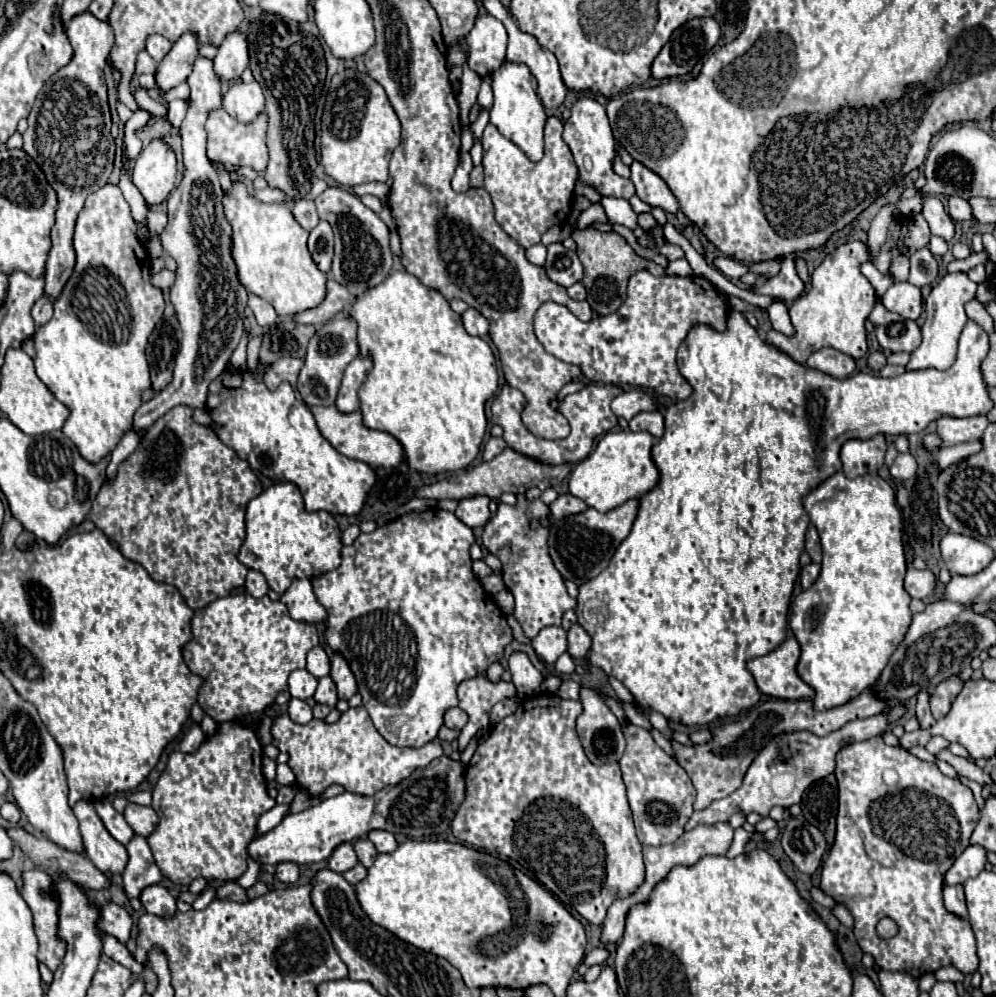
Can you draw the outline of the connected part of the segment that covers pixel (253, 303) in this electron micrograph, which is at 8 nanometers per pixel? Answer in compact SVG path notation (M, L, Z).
M250 294L248 306L252 308L252 312L254 312L254 316L256 316L256 322L258 322L260 326L270 326L270 324L276 320L276 310L274 310L268 302L264 302L262 298Z

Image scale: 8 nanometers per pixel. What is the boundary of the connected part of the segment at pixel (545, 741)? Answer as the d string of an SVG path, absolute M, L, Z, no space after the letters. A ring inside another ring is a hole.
M540 694L538 698L522 700L514 714L510 714L502 722L498 722L492 728L490 738L484 740L476 748L472 760L466 766L466 788L468 788L466 790L466 802L462 802L454 822L452 822L452 832L458 840L462 840L466 844L472 844L478 850L496 852L496 854L502 854L502 856L508 856L508 858L516 860L528 876L536 878L542 886L546 886L564 906L568 906L568 902L570 902L570 906L584 920L588 920L590 924L602 924L604 918L606 918L606 910L614 900L628 898L642 886L642 882L644 882L644 862L642 862L642 846L640 846L640 842L636 838L636 832L634 832L632 814L630 814L630 806L628 806L628 800L626 800L626 786L622 782L620 766L616 762L612 762L610 766L594 766L586 758L584 748L580 744L580 738L576 734L576 718L580 714L582 714L582 704L580 702L564 700L564 698L558 698L554 694Z

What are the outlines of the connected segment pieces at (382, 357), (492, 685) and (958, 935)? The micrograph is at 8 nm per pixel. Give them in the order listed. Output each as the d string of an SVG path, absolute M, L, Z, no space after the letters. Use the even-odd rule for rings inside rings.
M394 272L386 278L386 282L374 286L374 290L368 290L364 298L358 298L352 306L352 312L350 316L358 322L358 346L360 346L360 354L372 354L372 370L366 378L366 382L360 386L358 390L358 396L360 396L360 410L362 410L362 416L364 416L364 426L366 428L372 428L372 430L382 430L382 432L388 432L392 434L404 448L404 462L416 470L416 472L424 472L424 474L438 474L438 472L454 472L454 470L462 470L466 468L478 454L480 450L480 444L482 444L482 438L486 434L486 426L488 426L488 420L486 420L486 400L494 396L494 392L498 390L498 372L496 372L496 360L494 360L494 354L490 350L490 346L478 338L478 336L470 336L466 334L466 330L462 328L462 320L460 320L460 314L456 314L450 306L448 306L448 300L436 292L436 290L430 290L426 286L422 286L418 282L418 278L414 278L412 274L408 272Z
M474 676L464 680L458 686L458 700L460 700L460 708L468 714L468 724L462 728L460 736L458 736L458 744L460 744L460 752L466 748L466 744L470 742L470 738L482 730L482 728L490 728L490 710L496 702L516 696L514 684L512 682L490 682L486 676Z
M874 736L870 740L864 740L864 742L852 742L852 744L846 744L838 754L836 754L836 780L838 780L838 822L836 822L836 840L834 840L834 846L822 866L822 880L820 880L820 888L832 896L836 902L848 906L848 910L852 912L854 916L854 936L856 936L856 942L860 944L860 948L874 956L876 964L882 968L882 970L896 970L896 972L908 972L916 978L920 978L922 974L930 972L934 974L936 970L940 970L942 966L954 966L958 968L962 974L974 974L978 970L978 954L976 954L976 938L974 938L974 932L972 932L972 926L966 918L960 918L952 912L948 912L944 908L944 902L942 902L942 886L944 886L944 874L946 870L950 870L950 866L954 864L954 858L958 858L958 854L962 854L962 850L970 844L970 834L972 830L976 828L978 824L978 806L976 806L976 800L972 796L972 790L966 788L960 780L956 778L948 778L944 776L936 764L932 762L924 762L924 760L918 760L916 756L912 756L908 750L900 748L900 746L886 746L882 742L882 736ZM882 918L892 918L896 924L898 924L898 934L894 938L880 938L876 934L876 924L882 920Z

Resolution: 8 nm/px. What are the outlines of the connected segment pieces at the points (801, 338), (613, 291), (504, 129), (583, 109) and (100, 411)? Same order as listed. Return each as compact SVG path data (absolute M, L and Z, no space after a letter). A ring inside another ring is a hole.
M864 242L844 244L828 254L824 262L812 272L812 288L796 298L788 310L794 334L786 336L772 328L766 336L766 344L778 348L798 364L806 364L810 354L822 348L834 348L852 356L854 360L862 358L868 352L864 320L874 308L874 288L860 272L860 264L868 258L870 256Z
M586 228L586 230L574 230L572 238L578 244L578 258L584 266L582 284L586 286L588 292L586 300L592 306L592 310L598 312L600 316L614 314L622 306L622 302L626 300L626 284L630 276L634 276L638 270L648 270L655 276L664 274L664 268L652 260L640 258L628 246L628 242L616 232L598 232L594 228Z
M504 62L492 80L494 88L494 106L490 110L490 122L498 128L500 134L512 134L510 140L532 160L538 162L544 156L544 126L546 126L546 112L540 104L538 94L532 88L530 70L522 64Z
M582 96L572 106L572 116L564 122L564 142L572 150L572 156L578 166L578 182L584 186L596 188L602 196L614 198L630 198L634 192L634 184L612 170L612 162L616 158L616 142L612 136L612 128L606 118L604 106L588 96ZM586 160L590 160L590 168L586 168Z
M106 184L102 186L100 190L92 192L88 198L86 198L86 204L84 204L84 210L78 214L78 220L76 220L76 230L74 230L74 250L76 250L76 266L74 266L74 272L68 280L68 284L64 286L60 298L56 300L54 304L54 316L52 320L38 328L36 334L34 334L34 344L36 344L36 358L34 358L34 364L36 364L36 374L38 378L46 384L46 388L70 410L70 416L66 420L66 424L62 426L62 432L76 444L78 452L82 454L82 458L86 458L90 464L98 464L104 456L108 456L116 446L118 442L122 440L122 436L126 432L132 430L132 422L134 422L134 414L136 410L142 406L142 392L146 388L152 386L150 382L150 368L148 368L148 360L146 360L146 342L148 342L148 334L154 330L156 322L160 322L162 318L162 312L164 312L164 296L162 296L162 290L154 288L150 284L150 256L148 252L144 250L144 246L138 242L136 238L136 222L132 220L132 214L130 214L130 206L128 202L124 200L122 196L122 190L116 186L116 184Z

